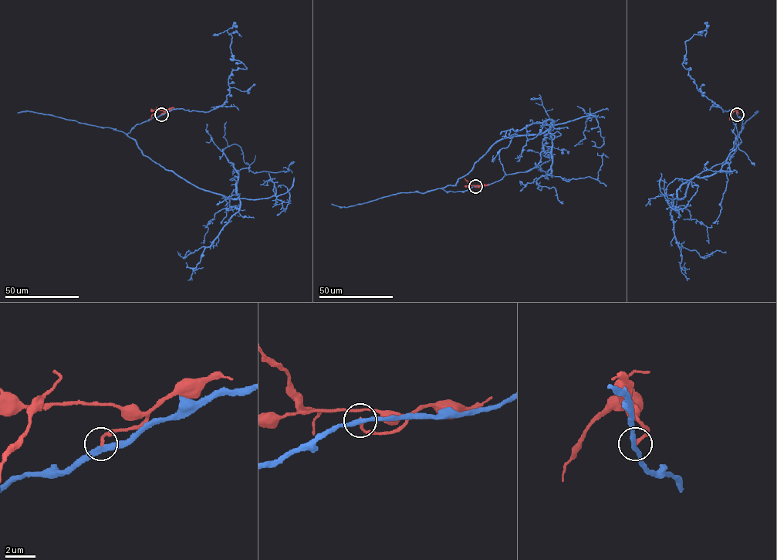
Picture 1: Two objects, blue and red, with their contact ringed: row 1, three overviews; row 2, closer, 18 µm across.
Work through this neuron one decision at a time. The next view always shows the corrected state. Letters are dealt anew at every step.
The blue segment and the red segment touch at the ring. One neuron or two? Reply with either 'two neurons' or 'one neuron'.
two neurons

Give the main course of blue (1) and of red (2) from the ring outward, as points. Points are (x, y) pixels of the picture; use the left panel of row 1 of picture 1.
1: (161, 114), (137, 123), (127, 134), (145, 156), (205, 190), (235, 198), (237, 171), (285, 172), (295, 162)
2: (161, 114), (165, 112), (155, 110), (150, 120)

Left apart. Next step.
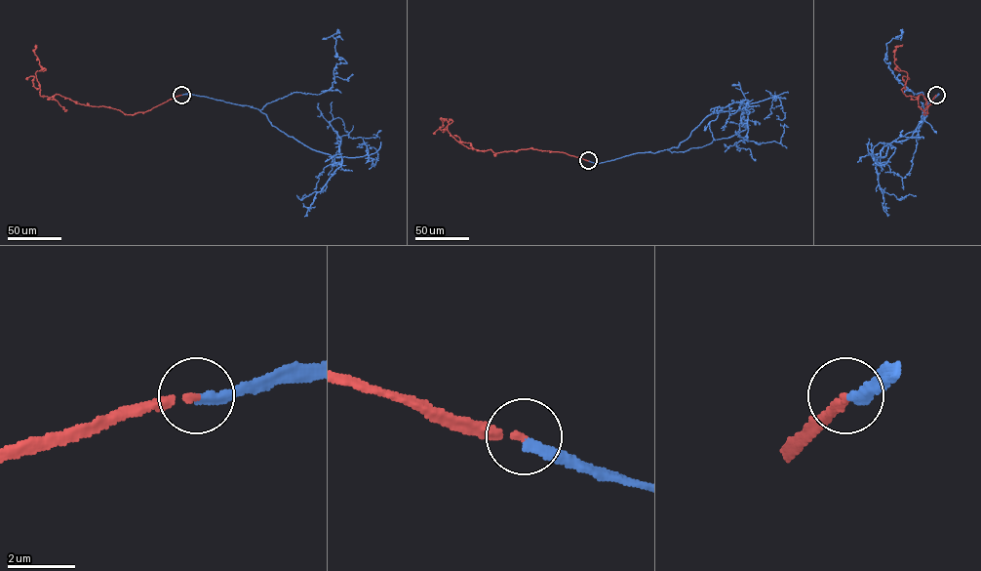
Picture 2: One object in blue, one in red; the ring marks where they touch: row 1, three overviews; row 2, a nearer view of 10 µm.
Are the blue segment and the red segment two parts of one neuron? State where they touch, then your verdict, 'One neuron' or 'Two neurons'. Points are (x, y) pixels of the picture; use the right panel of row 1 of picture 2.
Place: (936, 95). One neuron

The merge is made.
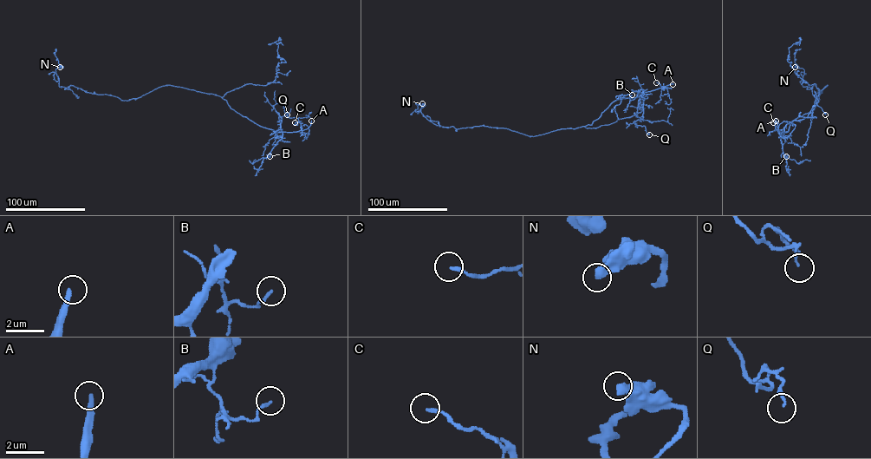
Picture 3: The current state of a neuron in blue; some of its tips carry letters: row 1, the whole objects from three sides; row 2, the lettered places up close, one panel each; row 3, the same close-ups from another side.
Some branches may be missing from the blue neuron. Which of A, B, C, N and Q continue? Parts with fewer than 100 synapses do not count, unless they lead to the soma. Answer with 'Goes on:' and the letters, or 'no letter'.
Goes on: A

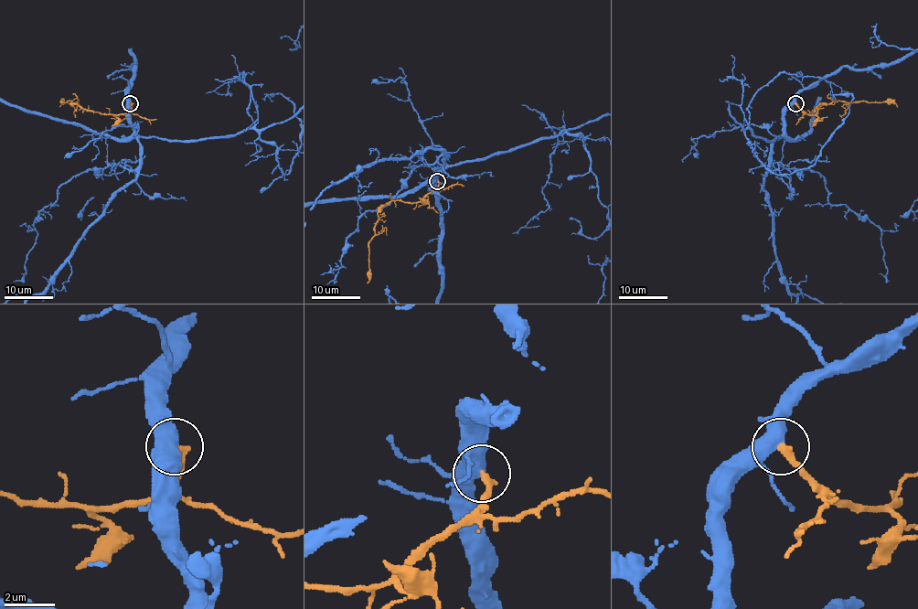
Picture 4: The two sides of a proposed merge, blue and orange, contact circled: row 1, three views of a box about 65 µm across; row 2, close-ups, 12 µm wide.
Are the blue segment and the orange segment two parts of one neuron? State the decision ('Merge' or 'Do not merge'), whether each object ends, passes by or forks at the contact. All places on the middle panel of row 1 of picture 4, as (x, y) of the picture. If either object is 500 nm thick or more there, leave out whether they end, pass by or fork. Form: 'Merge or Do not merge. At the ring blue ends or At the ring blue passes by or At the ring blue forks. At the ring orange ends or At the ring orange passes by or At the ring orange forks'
Merge

